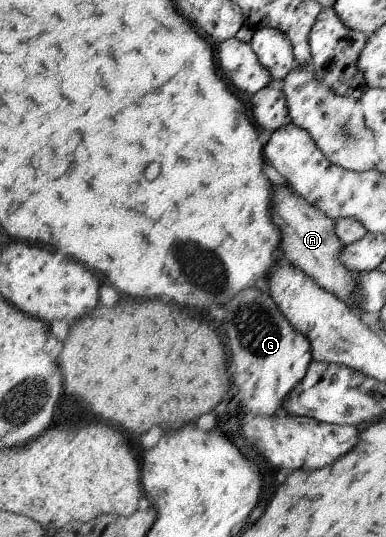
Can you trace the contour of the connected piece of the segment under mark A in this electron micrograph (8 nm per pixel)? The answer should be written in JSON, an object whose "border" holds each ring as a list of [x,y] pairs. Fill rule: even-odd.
{"border":[[[272,185],[272,187],[274,188],[272,215],[274,215],[275,224],[283,234],[280,249],[284,257],[290,261],[291,265],[300,268],[308,277],[314,279],[322,289],[330,291],[338,299],[350,299],[349,307],[357,311],[355,306],[360,301],[360,295],[358,295],[356,279],[359,273],[350,271],[340,261],[340,251],[344,249],[344,243],[336,235],[335,220],[308,203],[303,196],[294,192],[289,186]]]}

